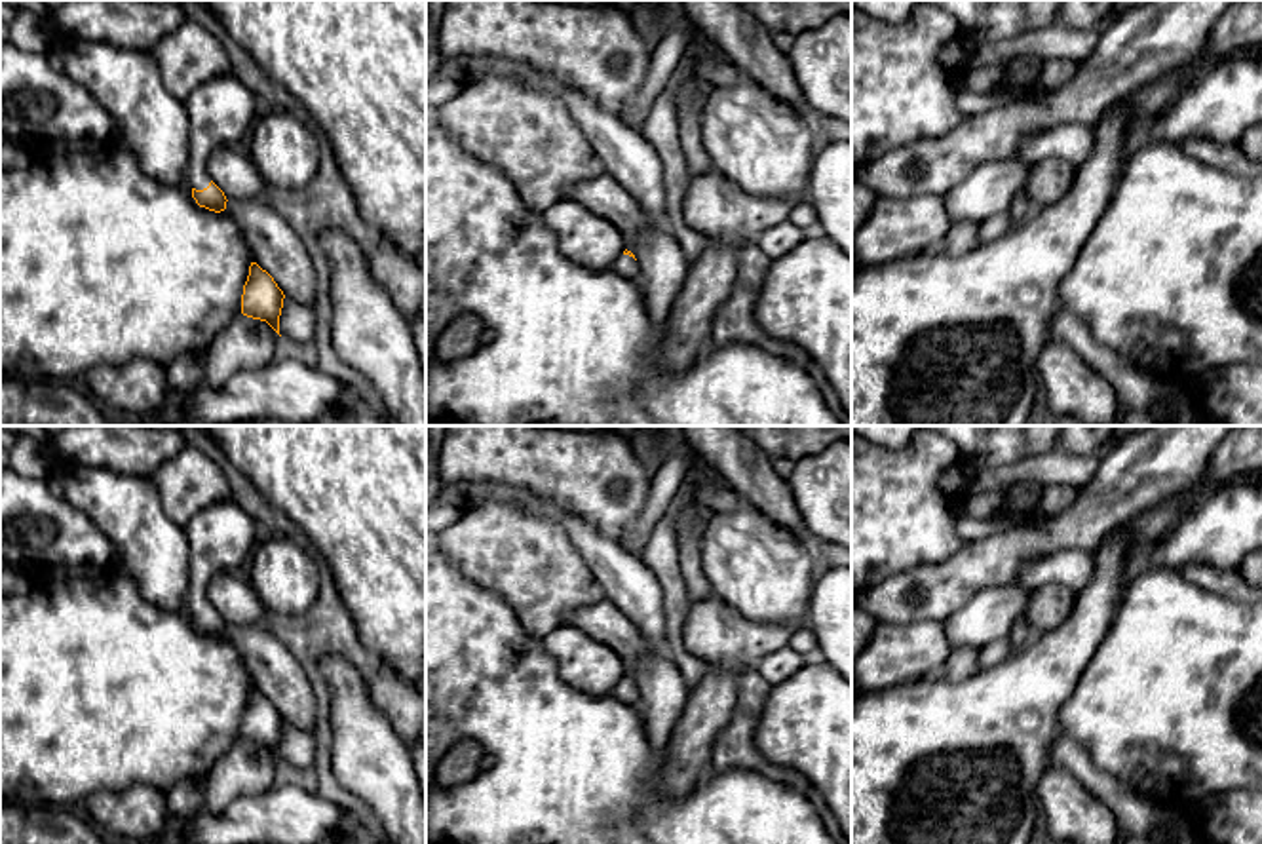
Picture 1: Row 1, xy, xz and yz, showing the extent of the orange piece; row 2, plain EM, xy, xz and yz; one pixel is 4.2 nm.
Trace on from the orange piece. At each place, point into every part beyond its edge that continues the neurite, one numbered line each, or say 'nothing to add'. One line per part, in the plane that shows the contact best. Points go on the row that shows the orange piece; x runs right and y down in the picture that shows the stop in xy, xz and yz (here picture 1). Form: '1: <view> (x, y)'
1: xy (221, 111)

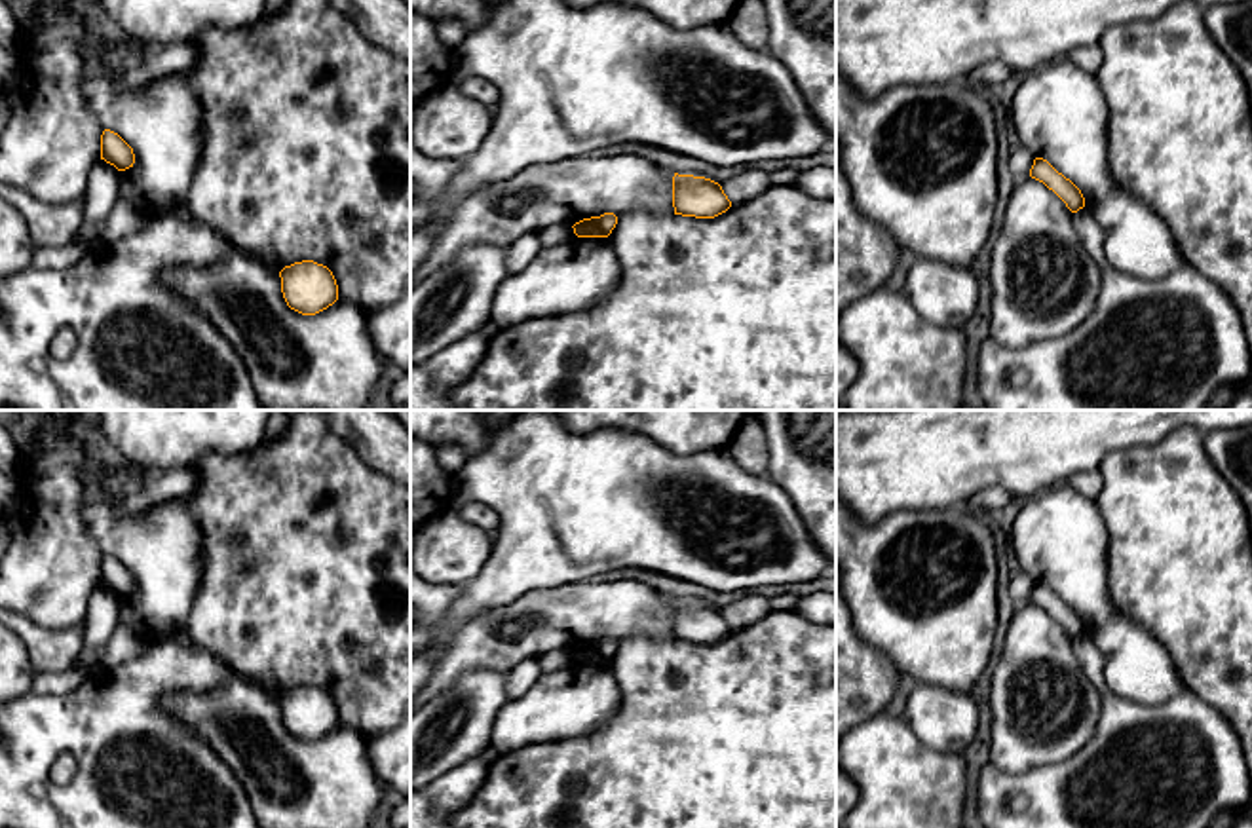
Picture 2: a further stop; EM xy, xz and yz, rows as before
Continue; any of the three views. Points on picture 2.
nothing to add

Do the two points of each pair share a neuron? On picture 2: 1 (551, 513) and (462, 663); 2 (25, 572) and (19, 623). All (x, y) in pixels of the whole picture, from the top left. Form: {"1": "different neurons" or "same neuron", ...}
{"1": "different neurons", "2": "different neurons"}

